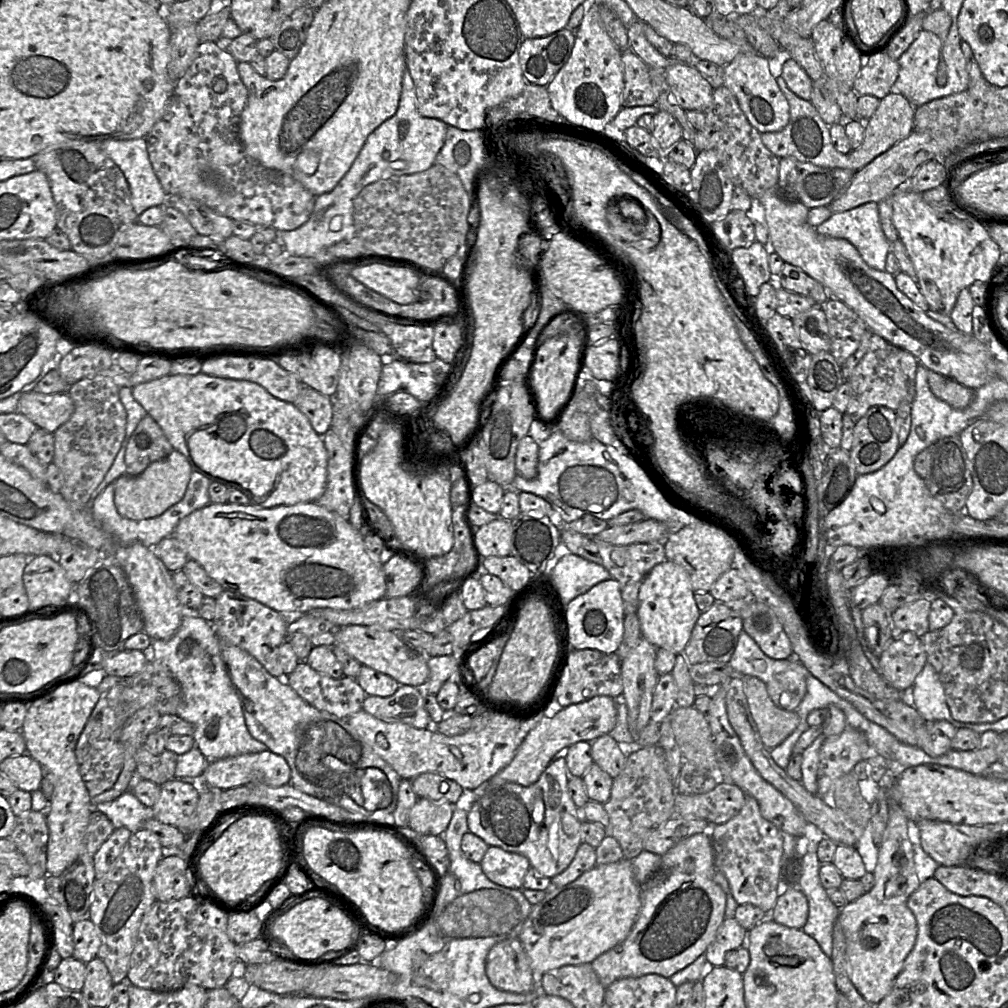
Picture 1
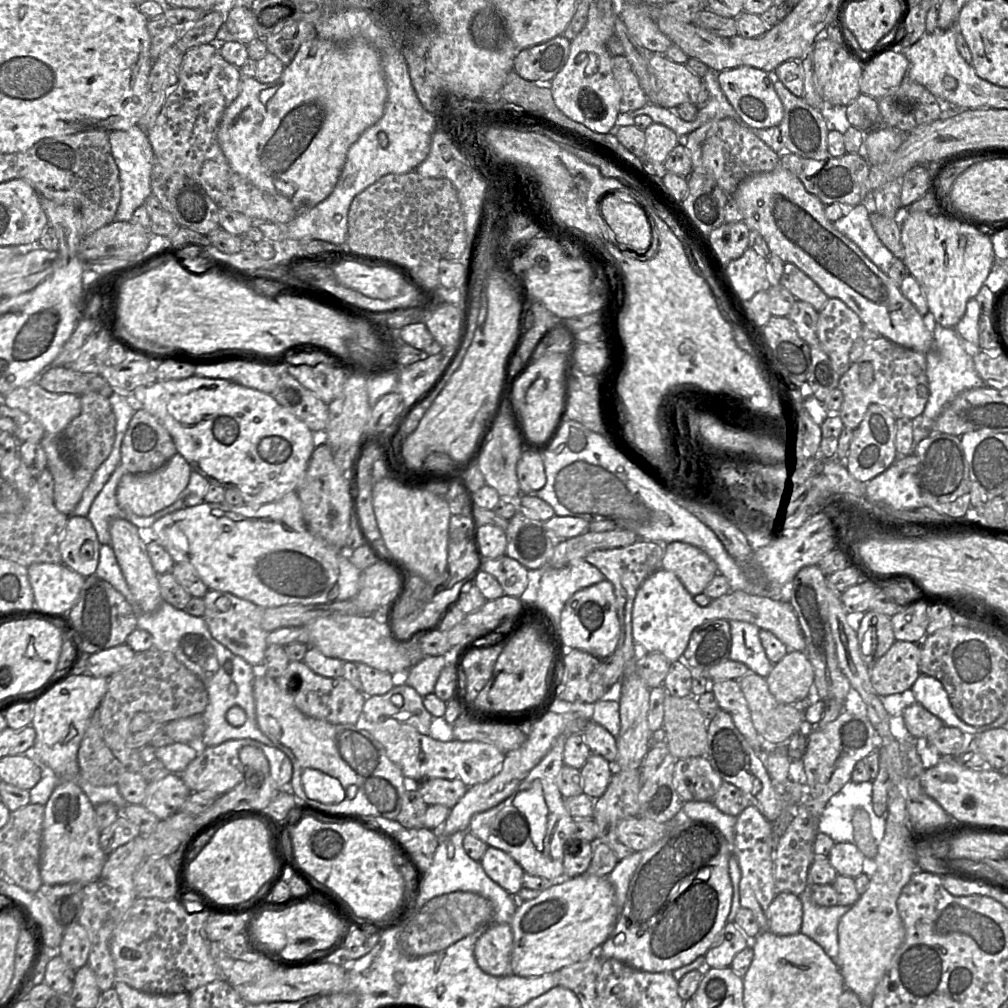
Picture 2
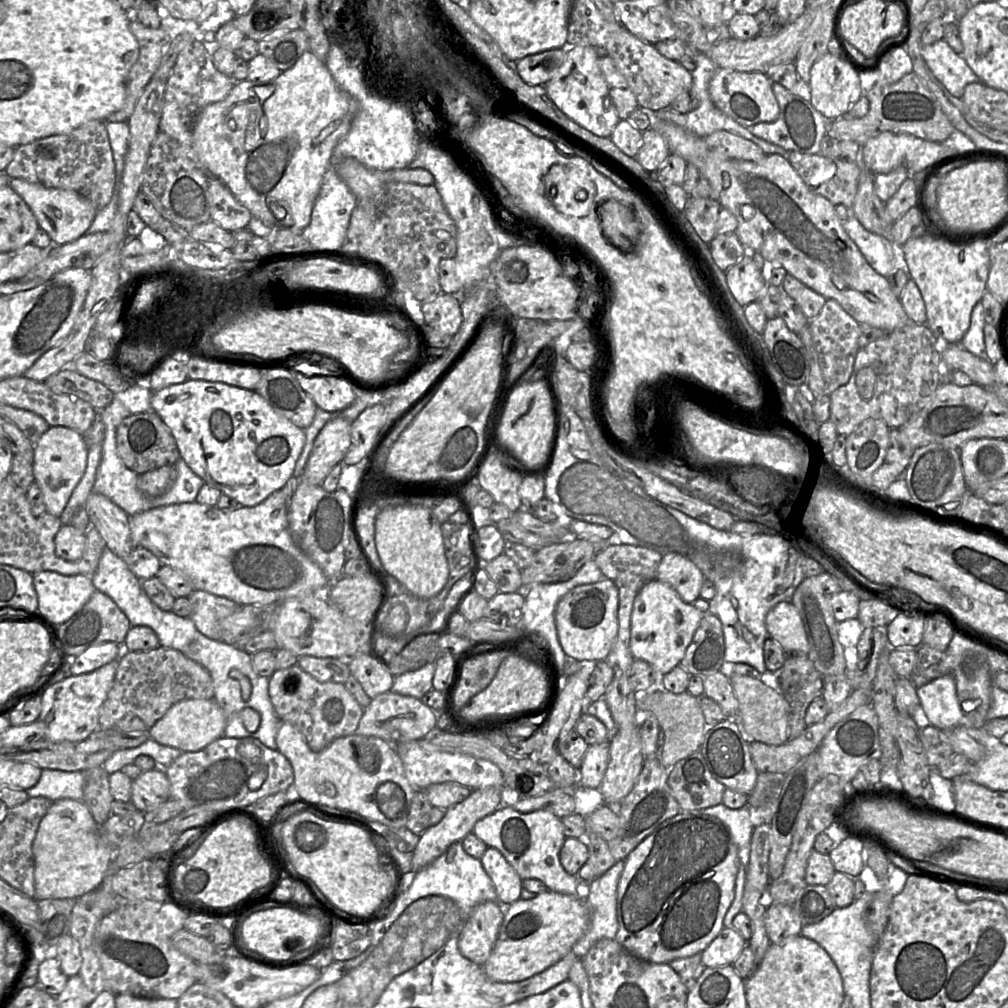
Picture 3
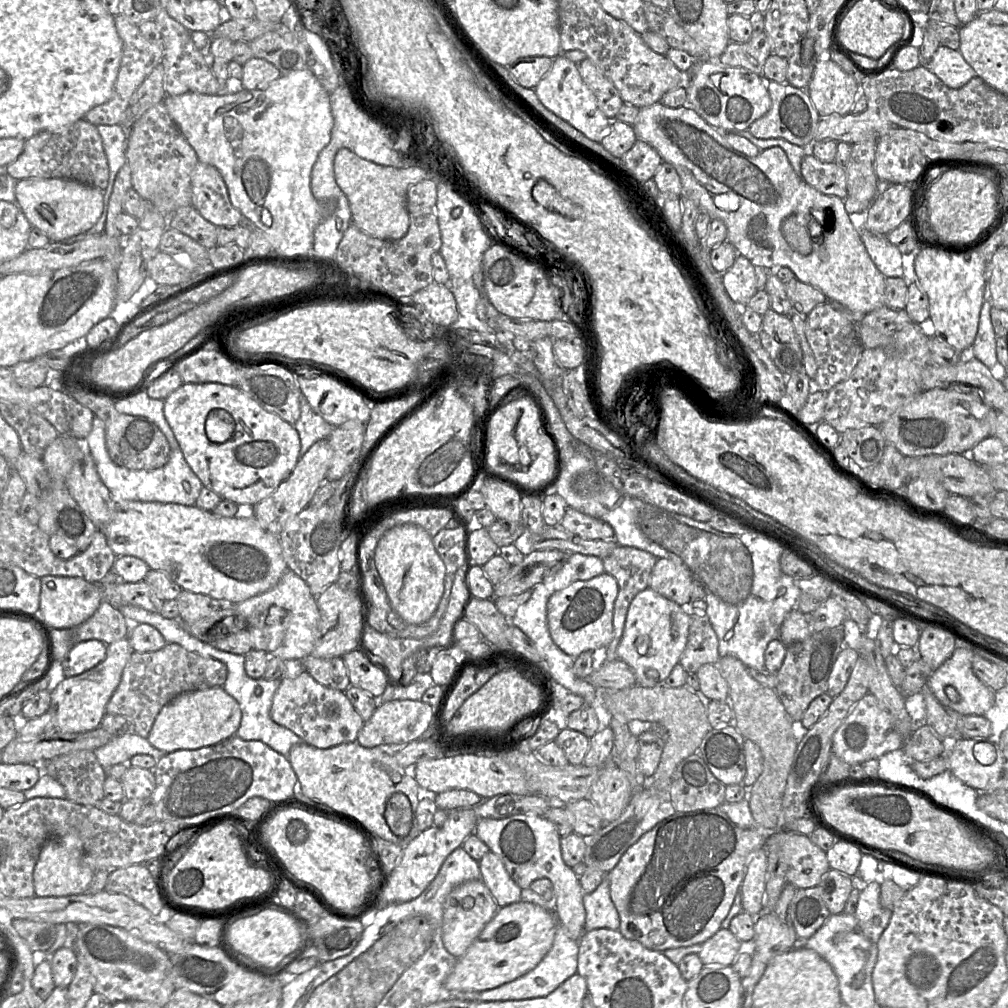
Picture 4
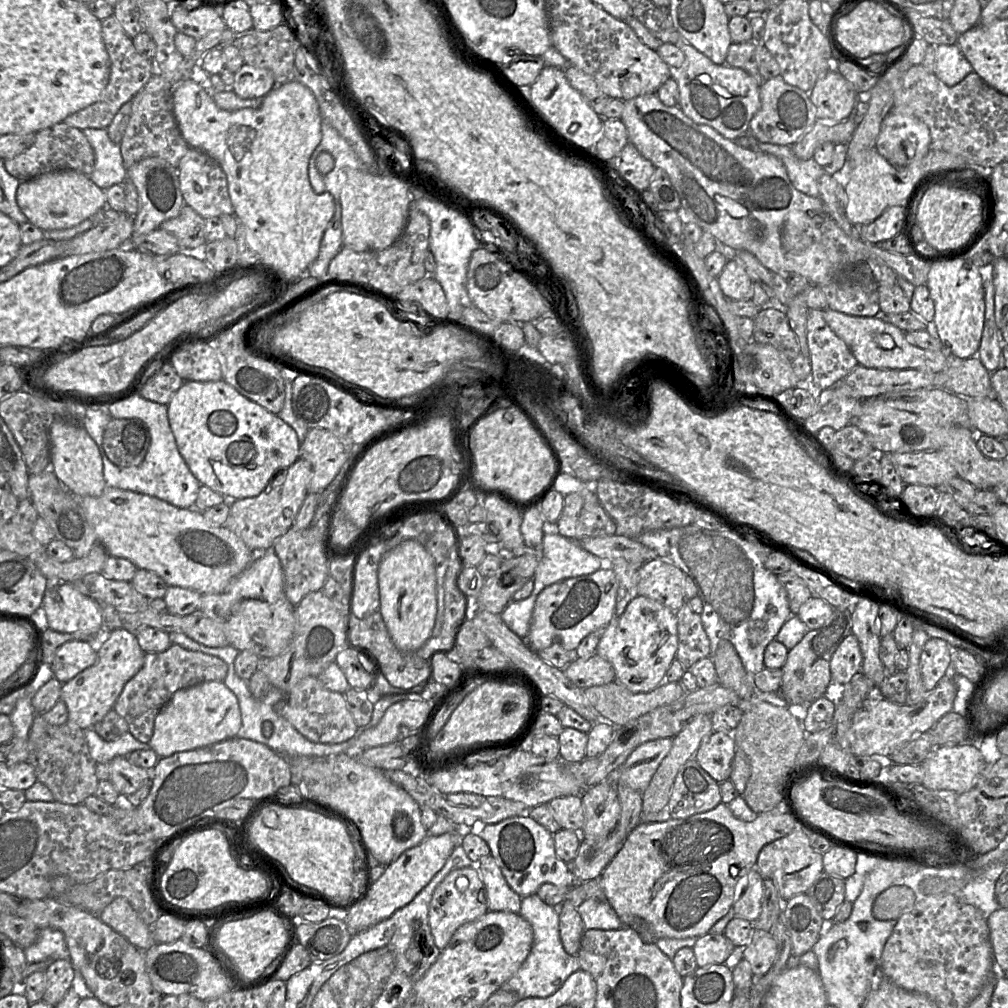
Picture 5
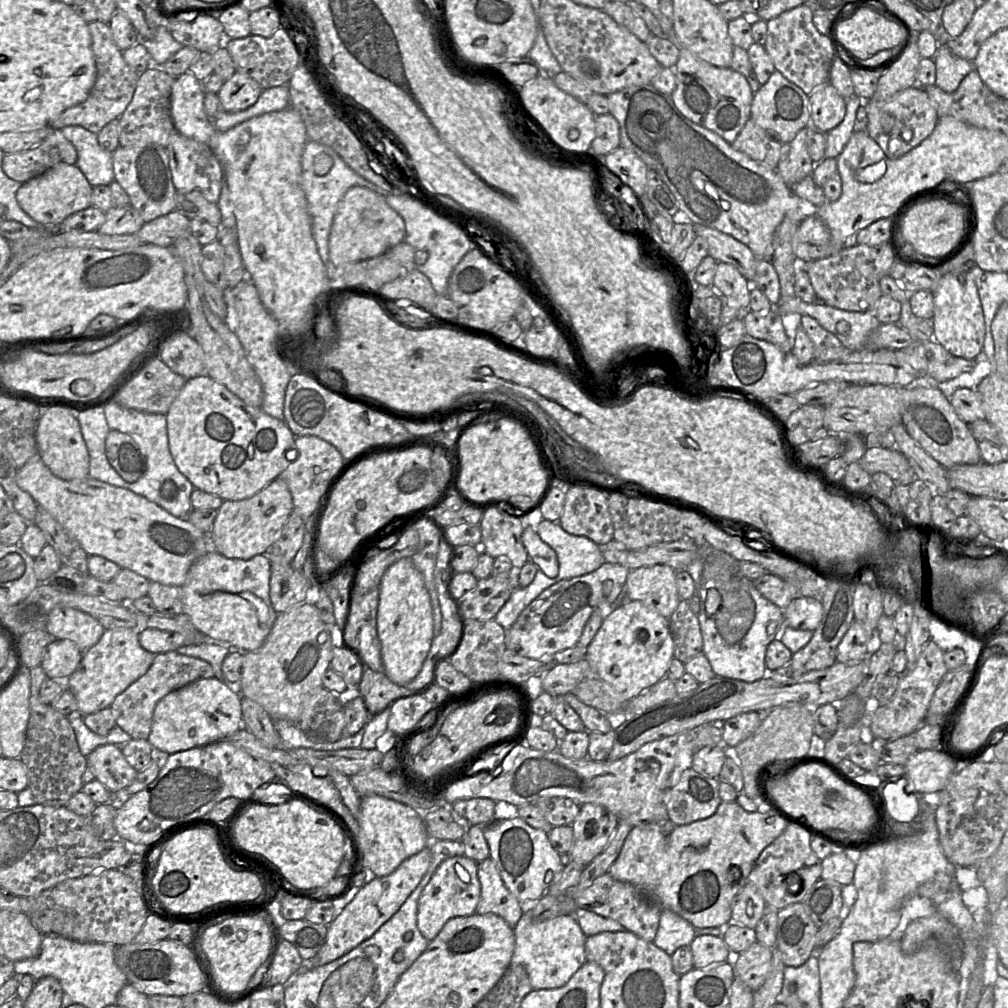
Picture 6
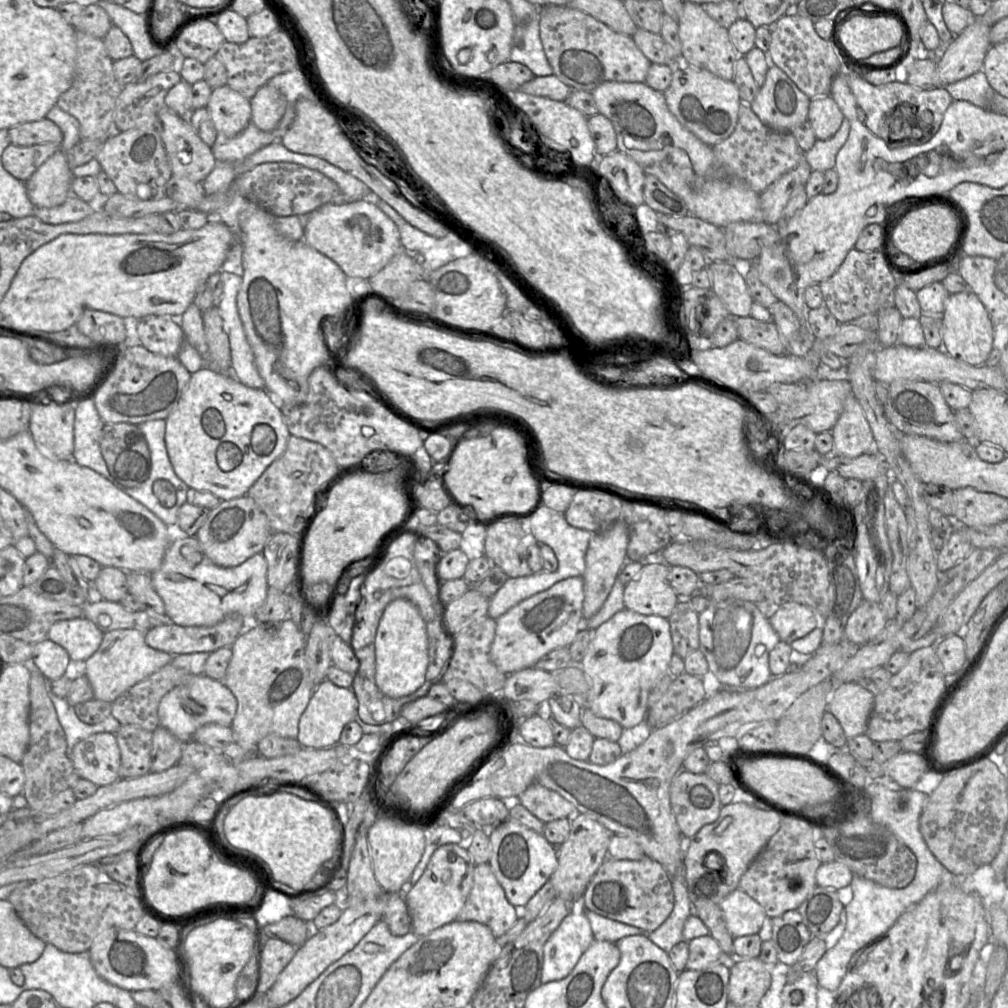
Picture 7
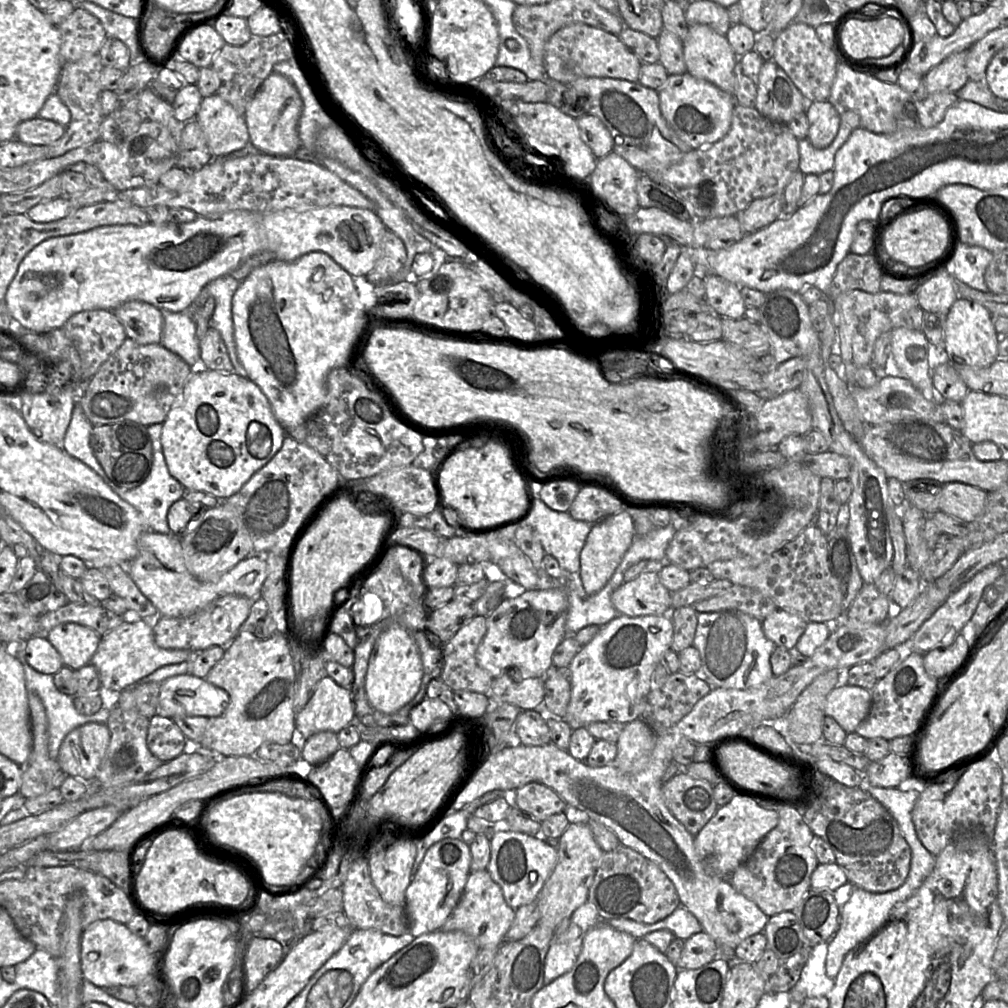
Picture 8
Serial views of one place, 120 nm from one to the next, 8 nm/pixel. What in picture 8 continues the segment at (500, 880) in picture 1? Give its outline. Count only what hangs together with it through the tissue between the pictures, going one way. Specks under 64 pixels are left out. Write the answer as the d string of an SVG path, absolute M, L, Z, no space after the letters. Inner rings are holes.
M487 869L470 872L462 896L442 925L441 930L460 930L471 935L480 948L499 947L505 941L516 910L505 901L501 887L491 878Z

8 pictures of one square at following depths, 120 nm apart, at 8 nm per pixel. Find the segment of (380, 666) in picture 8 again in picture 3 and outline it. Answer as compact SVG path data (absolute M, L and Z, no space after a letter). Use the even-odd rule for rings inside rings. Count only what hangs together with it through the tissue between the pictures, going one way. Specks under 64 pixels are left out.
M385 507L375 519L375 545L384 570L413 595L431 598L445 586L449 568L444 551L441 523L428 507Z

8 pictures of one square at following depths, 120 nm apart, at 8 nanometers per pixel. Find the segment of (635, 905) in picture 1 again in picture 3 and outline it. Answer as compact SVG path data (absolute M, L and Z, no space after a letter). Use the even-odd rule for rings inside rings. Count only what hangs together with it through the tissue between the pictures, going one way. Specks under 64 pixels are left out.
M547 890L532 899L518 899L505 906L505 916L488 960L482 966L496 982L519 982L532 977L562 959L586 933L590 911L577 895Z

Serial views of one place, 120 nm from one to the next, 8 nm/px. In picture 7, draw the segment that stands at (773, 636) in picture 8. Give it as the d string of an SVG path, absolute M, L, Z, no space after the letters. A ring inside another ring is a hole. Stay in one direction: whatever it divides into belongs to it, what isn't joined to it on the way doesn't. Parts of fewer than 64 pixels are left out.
M798 603L782 604L766 616L780 641L787 644L806 636L816 627L823 628L823 621L815 612Z

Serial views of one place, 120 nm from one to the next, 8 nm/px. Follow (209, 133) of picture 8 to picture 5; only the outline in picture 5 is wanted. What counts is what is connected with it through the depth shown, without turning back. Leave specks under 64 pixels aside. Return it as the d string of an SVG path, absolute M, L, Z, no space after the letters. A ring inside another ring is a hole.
M244 64L234 73L234 83L230 88L243 99L265 97L276 87L273 73L265 68Z

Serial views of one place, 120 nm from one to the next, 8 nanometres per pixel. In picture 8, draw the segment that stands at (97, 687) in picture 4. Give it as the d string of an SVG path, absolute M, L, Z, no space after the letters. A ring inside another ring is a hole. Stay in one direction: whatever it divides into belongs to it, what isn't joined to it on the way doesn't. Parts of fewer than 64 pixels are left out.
M139 619L124 622L103 635L90 663L99 673L101 691L122 692L160 667L191 661L196 653L193 650L160 648L155 643L153 628L145 620Z

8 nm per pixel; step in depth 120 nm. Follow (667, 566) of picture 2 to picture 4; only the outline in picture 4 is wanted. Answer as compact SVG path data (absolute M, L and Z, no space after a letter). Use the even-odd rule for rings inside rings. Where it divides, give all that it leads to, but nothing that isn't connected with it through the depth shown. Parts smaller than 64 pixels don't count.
M657 558L649 588L678 605L691 601L693 579L689 571L671 559Z

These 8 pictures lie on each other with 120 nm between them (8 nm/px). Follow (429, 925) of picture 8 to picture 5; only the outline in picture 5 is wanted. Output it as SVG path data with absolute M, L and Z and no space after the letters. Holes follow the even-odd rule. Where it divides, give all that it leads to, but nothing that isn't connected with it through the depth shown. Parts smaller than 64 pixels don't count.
M477 865L450 872L436 887L429 907L429 923L436 946L441 951L445 949L460 926L479 918L488 911L487 891Z

